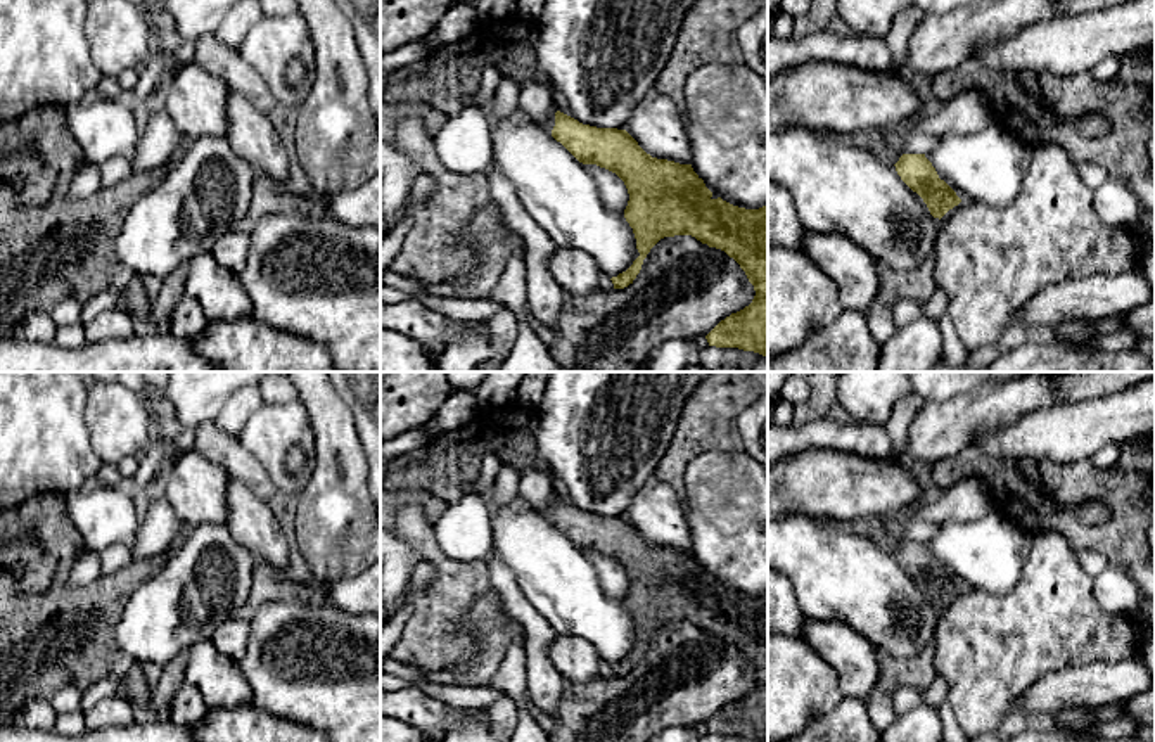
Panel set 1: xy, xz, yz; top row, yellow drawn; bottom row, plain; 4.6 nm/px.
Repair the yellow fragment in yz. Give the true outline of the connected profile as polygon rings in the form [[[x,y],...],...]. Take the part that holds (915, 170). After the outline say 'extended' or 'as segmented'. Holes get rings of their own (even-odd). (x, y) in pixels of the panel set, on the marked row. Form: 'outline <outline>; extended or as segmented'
outline [[[825,131],[828,137],[842,138],[851,145],[871,150],[885,164],[894,164],[901,180],[923,199],[934,218],[941,220],[949,209],[961,202],[956,192],[939,178],[925,154],[903,154],[899,149],[889,147],[882,131]]]; extended

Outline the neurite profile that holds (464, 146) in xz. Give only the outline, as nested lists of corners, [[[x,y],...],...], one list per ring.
[[[475,104],[450,118],[432,140],[443,168],[456,175],[484,171],[491,163],[491,125]]]

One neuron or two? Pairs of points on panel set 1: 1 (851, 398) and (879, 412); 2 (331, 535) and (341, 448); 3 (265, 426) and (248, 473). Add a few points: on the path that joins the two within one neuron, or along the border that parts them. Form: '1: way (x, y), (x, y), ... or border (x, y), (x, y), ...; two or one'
1: way (858, 398), (865, 398), (872, 405); one
2: way (336, 514), (339, 469); one
3: border (236, 436), (260, 462), (277, 490); two

